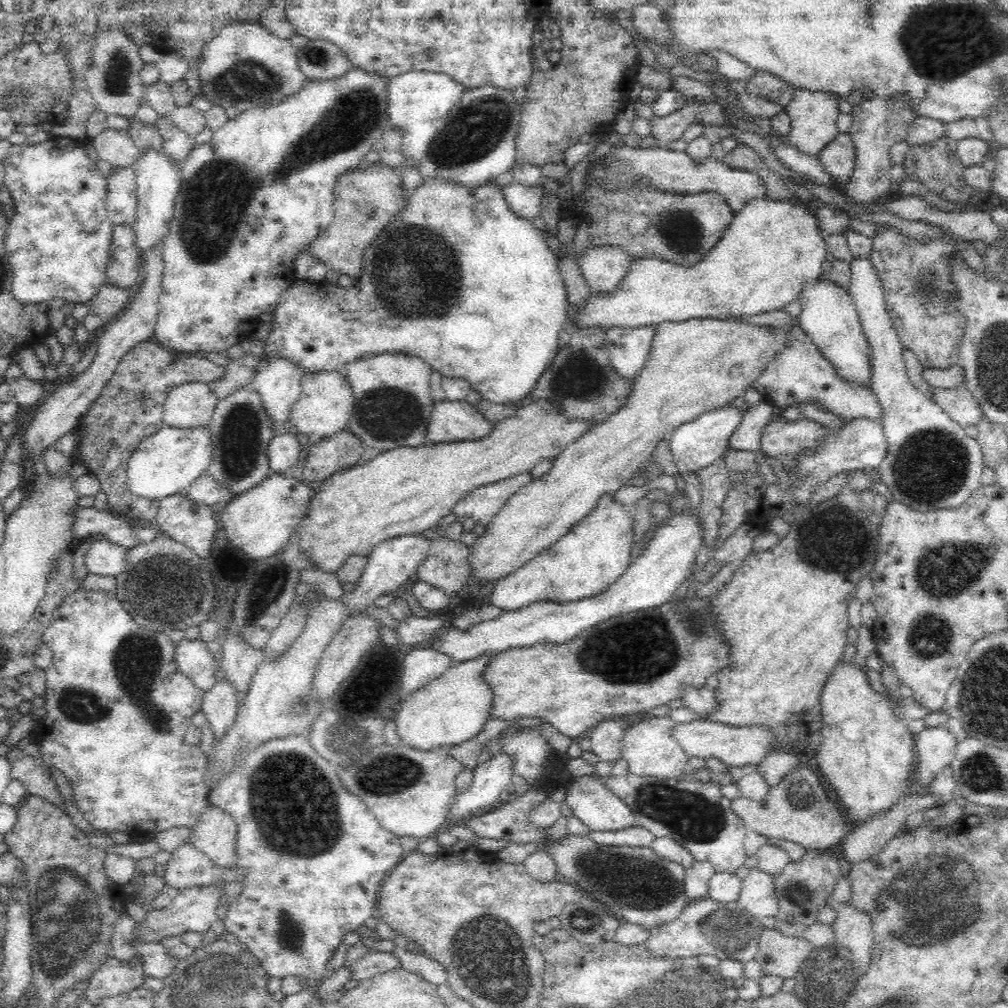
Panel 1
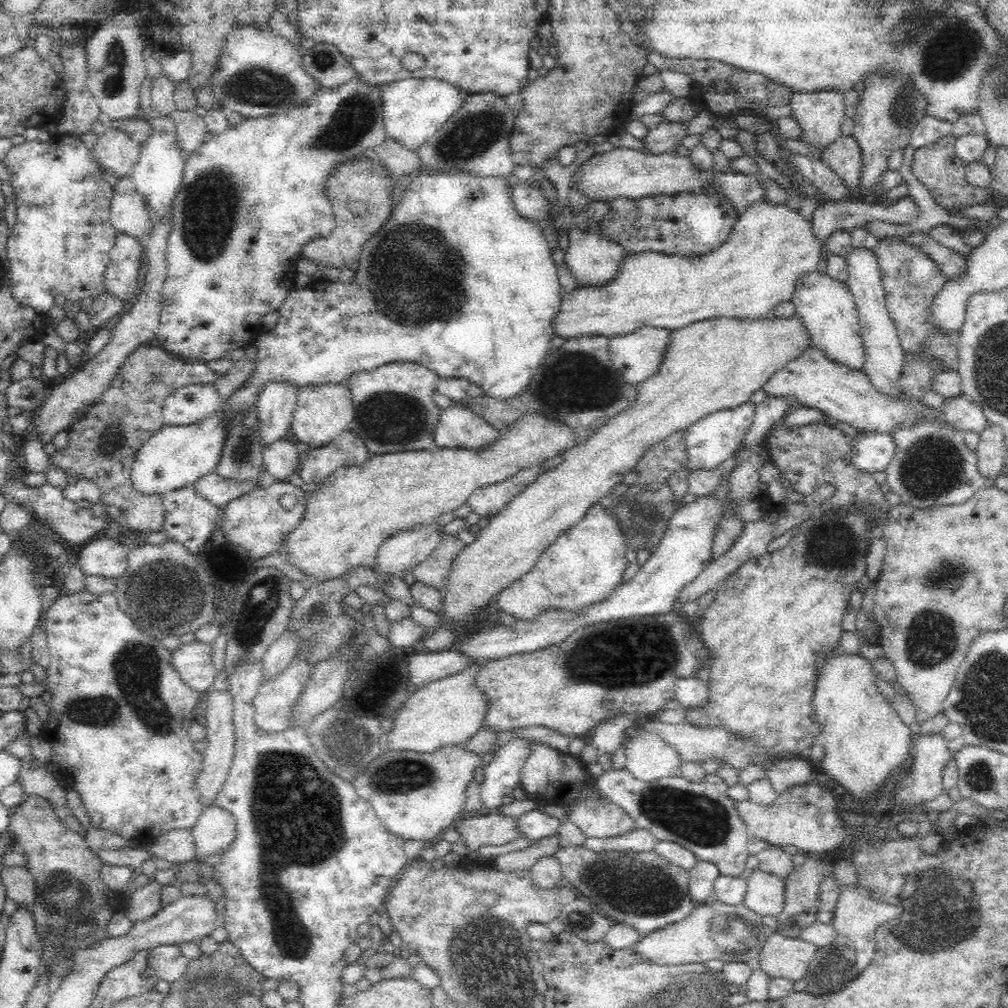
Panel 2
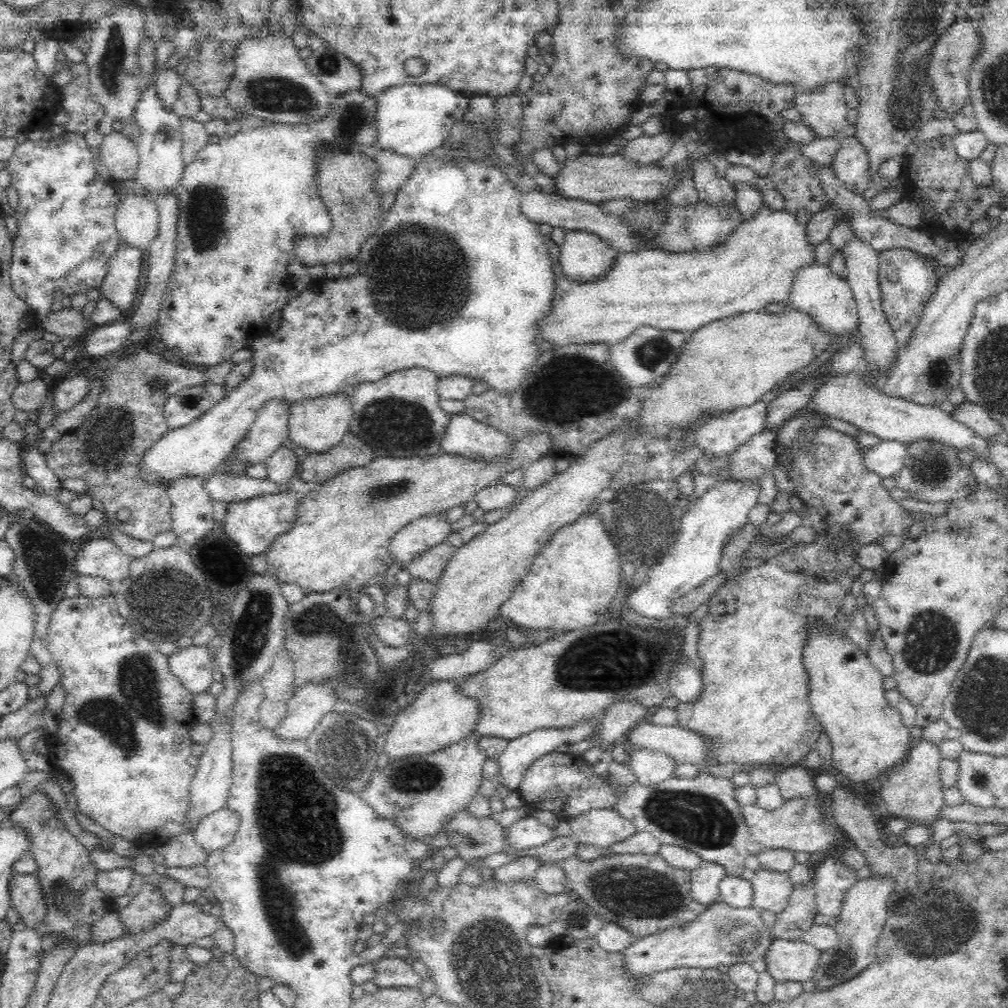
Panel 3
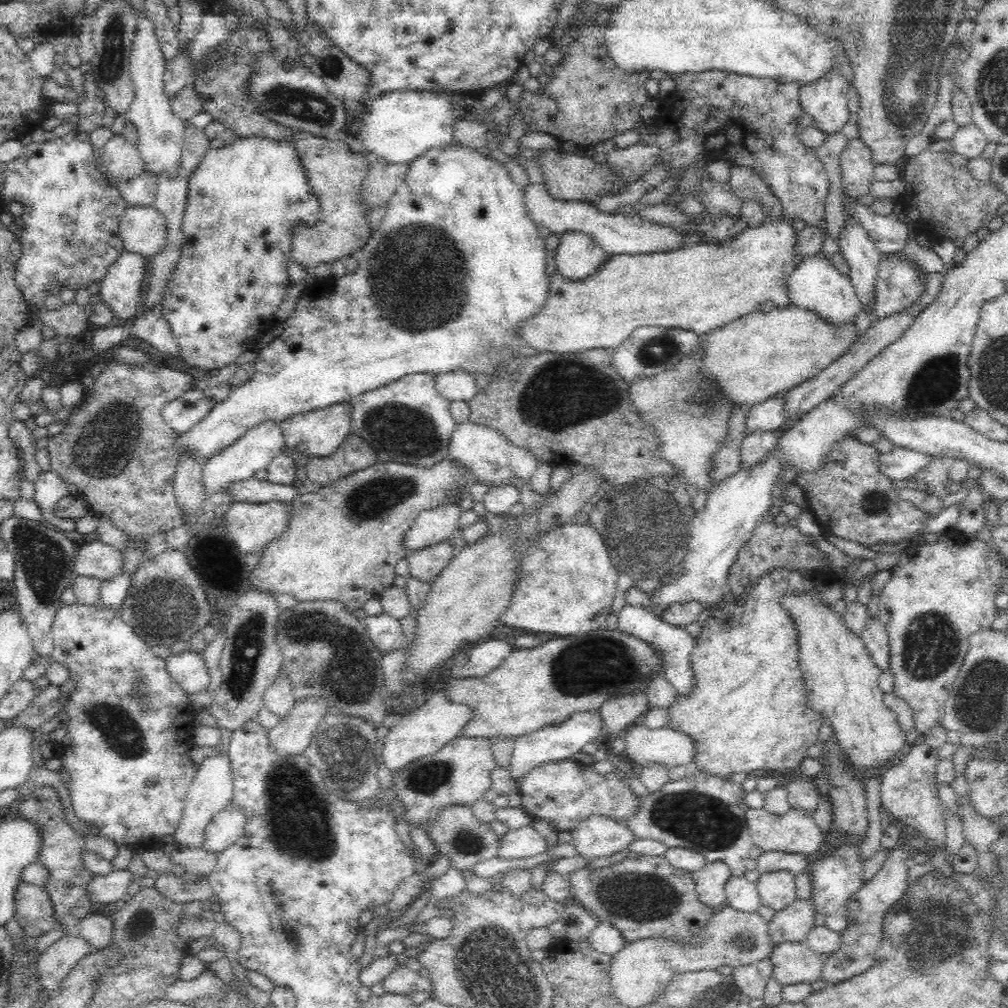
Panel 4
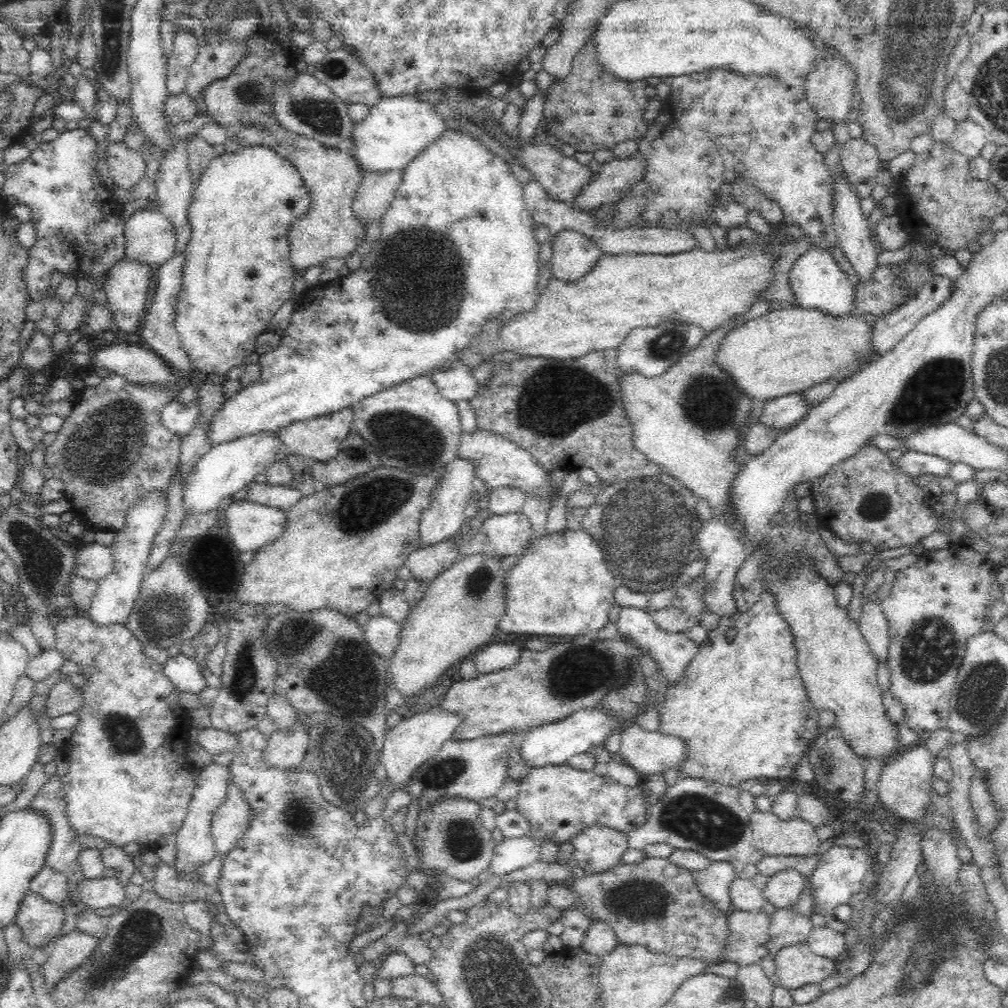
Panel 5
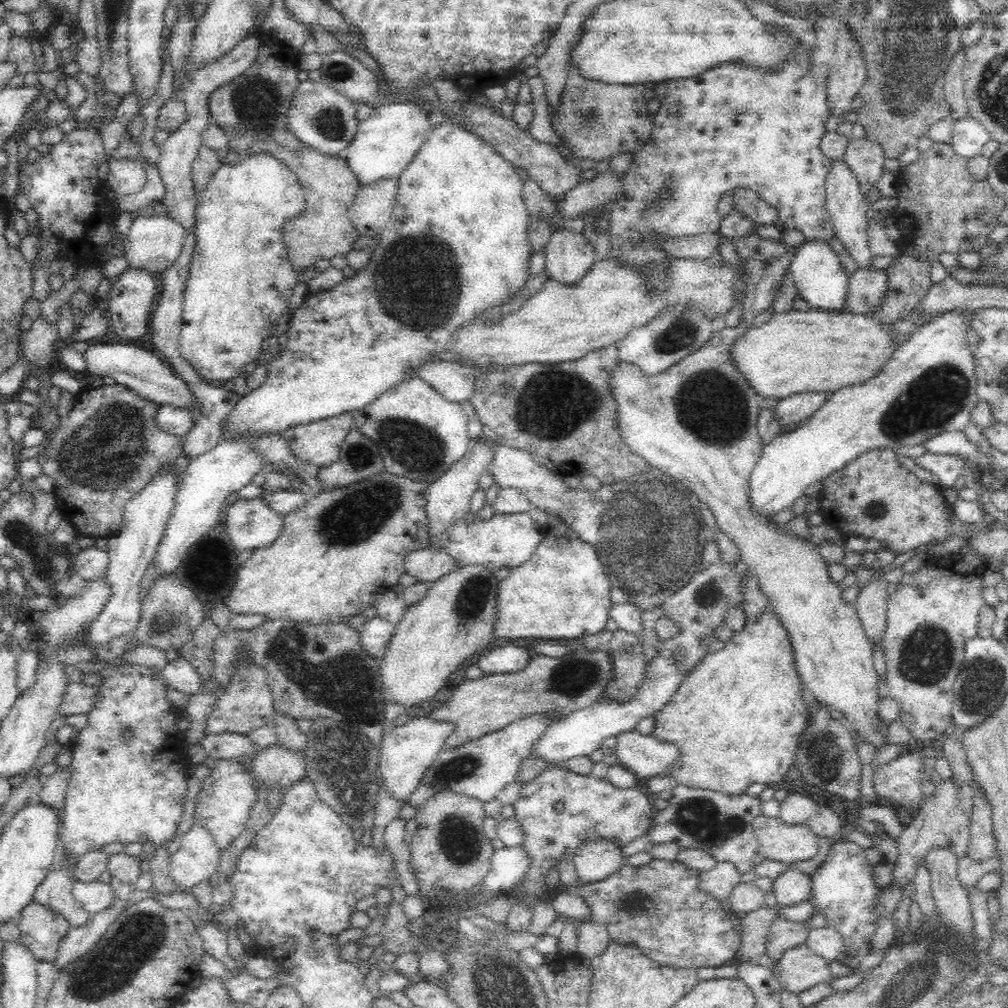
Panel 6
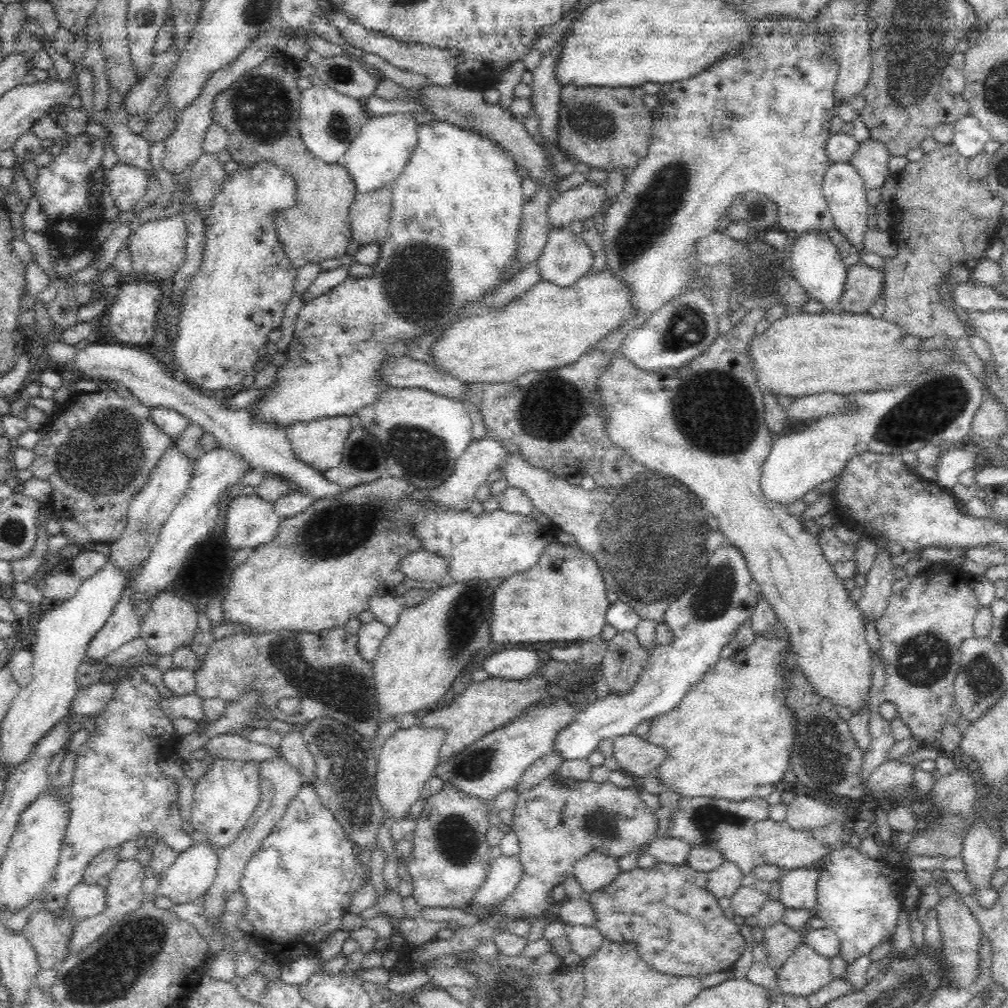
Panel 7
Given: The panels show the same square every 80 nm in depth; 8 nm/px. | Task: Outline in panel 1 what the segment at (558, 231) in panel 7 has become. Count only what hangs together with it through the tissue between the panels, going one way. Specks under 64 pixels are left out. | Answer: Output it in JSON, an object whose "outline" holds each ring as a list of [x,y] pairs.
{"outline":[[[591,245],[578,260],[581,274],[592,293],[598,296],[618,293],[635,262],[635,258],[628,257],[619,247]]]}

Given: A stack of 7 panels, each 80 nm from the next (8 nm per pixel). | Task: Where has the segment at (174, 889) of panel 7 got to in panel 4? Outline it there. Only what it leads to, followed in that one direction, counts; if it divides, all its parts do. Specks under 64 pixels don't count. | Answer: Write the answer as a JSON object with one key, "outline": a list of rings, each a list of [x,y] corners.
{"outline":[[[211,748],[205,753],[205,760],[198,765],[198,771],[188,788],[185,811],[178,830],[173,834],[175,844],[186,847],[203,848],[203,832],[212,817],[231,804],[233,796],[233,773],[229,756],[220,752],[220,748]]]}

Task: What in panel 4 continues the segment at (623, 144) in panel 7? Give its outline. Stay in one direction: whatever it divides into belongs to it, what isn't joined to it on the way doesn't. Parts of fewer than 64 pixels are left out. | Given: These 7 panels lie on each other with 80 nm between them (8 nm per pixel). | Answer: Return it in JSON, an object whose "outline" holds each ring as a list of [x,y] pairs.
{"outline":[[[612,8],[598,9],[598,12],[590,12],[590,16],[580,16],[577,11],[573,19],[568,20],[564,34],[553,45],[562,53],[563,58],[562,62],[553,68],[548,84],[544,84],[544,88],[538,89],[537,92],[522,91],[516,100],[526,126],[525,134],[550,134],[560,142],[572,140],[579,148],[591,149],[596,143],[614,139],[621,132],[638,129],[642,133],[645,130],[639,110],[642,110],[642,105],[650,98],[644,82],[652,71],[626,71],[616,65],[609,56],[605,36],[612,15]]]}

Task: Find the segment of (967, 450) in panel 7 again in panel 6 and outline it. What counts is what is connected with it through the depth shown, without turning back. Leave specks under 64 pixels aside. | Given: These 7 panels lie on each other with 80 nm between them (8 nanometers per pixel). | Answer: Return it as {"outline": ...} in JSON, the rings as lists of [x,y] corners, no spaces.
{"outline":[[[924,453],[919,457],[914,457],[914,464],[932,472],[932,474],[936,474],[939,478],[939,486],[950,489],[964,470],[966,462],[955,456],[938,456]]]}

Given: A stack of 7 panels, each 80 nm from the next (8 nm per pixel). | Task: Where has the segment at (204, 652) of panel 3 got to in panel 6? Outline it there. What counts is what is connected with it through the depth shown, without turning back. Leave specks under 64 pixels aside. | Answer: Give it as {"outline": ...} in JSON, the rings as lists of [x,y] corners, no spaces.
{"outline":[[[177,656],[167,662],[162,669],[162,675],[169,688],[188,695],[198,694],[204,689],[204,681],[194,668],[193,661]]]}

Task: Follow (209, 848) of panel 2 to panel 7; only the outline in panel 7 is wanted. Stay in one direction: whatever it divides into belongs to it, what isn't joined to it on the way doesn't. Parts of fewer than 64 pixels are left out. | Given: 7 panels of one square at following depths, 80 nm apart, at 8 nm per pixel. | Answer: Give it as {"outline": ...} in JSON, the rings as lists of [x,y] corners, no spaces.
{"outline":[[[216,759],[212,769],[207,771],[196,783],[190,812],[190,824],[194,830],[206,834],[206,838],[219,848],[226,848],[246,827],[248,820],[260,804],[260,771],[255,761],[234,761]]]}

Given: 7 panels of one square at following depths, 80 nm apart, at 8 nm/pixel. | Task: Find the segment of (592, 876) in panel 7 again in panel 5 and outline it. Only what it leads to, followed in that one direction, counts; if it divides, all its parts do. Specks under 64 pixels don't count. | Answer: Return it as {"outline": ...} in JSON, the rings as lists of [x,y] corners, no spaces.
{"outline":[[[592,824],[584,827],[570,840],[576,865],[586,874],[609,874],[628,850],[628,836],[628,833],[610,826]]]}

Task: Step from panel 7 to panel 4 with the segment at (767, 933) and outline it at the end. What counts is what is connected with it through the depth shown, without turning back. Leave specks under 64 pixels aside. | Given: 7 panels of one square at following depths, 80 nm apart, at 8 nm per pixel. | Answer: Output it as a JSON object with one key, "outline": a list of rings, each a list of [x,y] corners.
{"outline":[[[797,896],[782,910],[776,912],[768,922],[769,935],[773,945],[783,942],[804,941],[811,931],[815,916],[813,897]]]}

